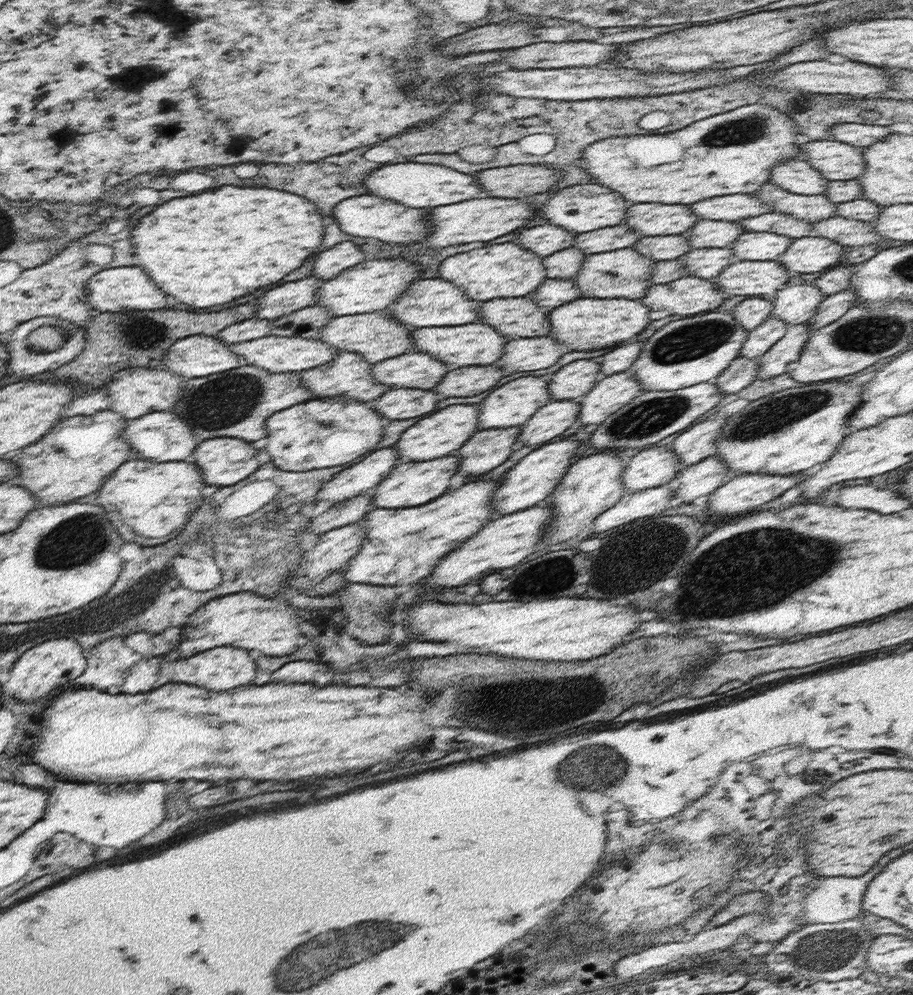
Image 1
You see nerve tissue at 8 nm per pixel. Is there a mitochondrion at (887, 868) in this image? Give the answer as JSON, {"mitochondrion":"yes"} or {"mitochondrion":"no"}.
{"mitochondrion":"no"}

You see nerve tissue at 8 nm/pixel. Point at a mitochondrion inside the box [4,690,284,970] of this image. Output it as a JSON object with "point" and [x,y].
{"point":[240,890]}

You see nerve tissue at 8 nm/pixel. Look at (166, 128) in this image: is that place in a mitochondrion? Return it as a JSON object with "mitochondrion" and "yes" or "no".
{"mitochondrion":"yes"}

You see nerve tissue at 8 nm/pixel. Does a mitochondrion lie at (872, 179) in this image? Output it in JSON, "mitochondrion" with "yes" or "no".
{"mitochondrion":"no"}

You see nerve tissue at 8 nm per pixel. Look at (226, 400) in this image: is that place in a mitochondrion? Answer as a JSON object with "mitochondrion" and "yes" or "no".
{"mitochondrion":"yes"}

